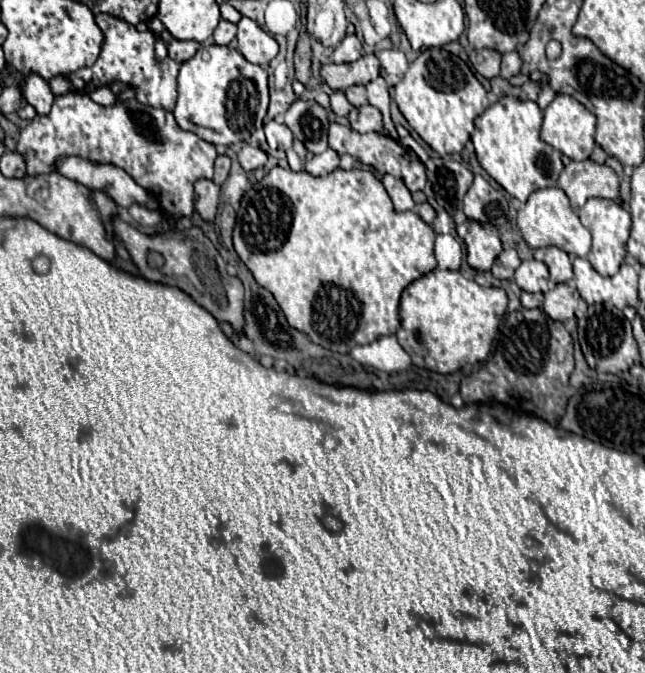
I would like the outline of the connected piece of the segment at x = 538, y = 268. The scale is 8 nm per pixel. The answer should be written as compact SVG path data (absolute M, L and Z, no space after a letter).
M537 259L523 261L515 271L515 283L527 293L541 291L543 281L547 281L547 279L549 279L547 267L545 267L543 261L537 261Z

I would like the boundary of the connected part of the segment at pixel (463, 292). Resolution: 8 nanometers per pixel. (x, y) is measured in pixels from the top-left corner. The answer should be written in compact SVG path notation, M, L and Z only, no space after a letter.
M433 269L429 275L423 275L421 279L413 281L413 283L403 291L403 295L401 295L401 329L399 329L395 335L397 335L397 341L401 343L401 347L405 347L405 351L411 355L411 359L413 359L415 365L419 365L419 367L423 367L423 369L431 369L431 371L435 371L435 373L455 373L455 371L459 371L459 369L461 369L463 365L467 365L467 363L473 365L473 363L481 363L481 361L487 359L487 355L489 355L489 351L491 351L491 343L493 343L495 333L497 333L497 327L499 327L499 323L501 323L501 319L503 319L503 315L505 315L505 311L507 311L507 306L507 293L505 293L501 287L481 287L481 285L477 285L473 279L463 277L461 271Z

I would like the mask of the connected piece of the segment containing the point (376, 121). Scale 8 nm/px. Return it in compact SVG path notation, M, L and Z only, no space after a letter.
M373 105L355 107L349 113L349 121L351 121L351 127L359 133L371 133L371 131L381 131L383 129L381 111L377 111L377 107L373 107Z

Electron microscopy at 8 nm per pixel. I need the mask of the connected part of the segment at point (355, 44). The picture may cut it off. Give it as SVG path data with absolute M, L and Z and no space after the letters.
M347 35L347 37L335 47L335 51L331 53L329 61L331 61L331 63L353 63L353 61L357 61L357 59L361 57L361 49L363 49L361 41L359 41L355 35Z

